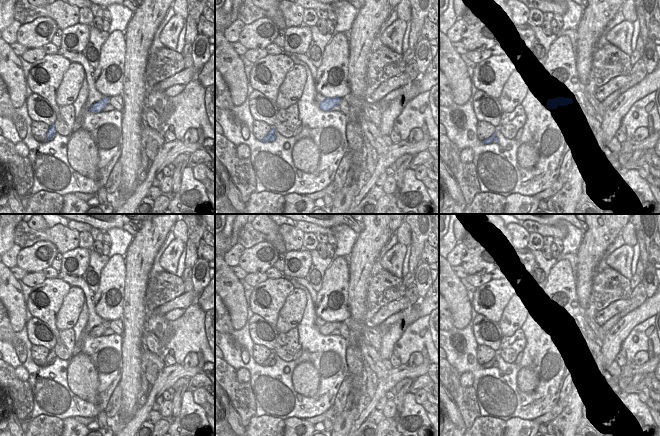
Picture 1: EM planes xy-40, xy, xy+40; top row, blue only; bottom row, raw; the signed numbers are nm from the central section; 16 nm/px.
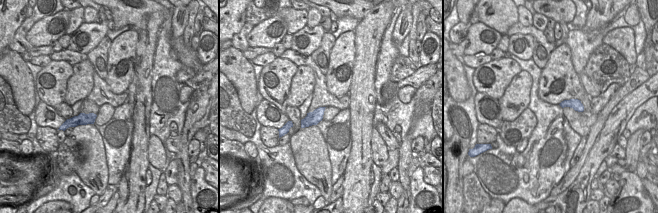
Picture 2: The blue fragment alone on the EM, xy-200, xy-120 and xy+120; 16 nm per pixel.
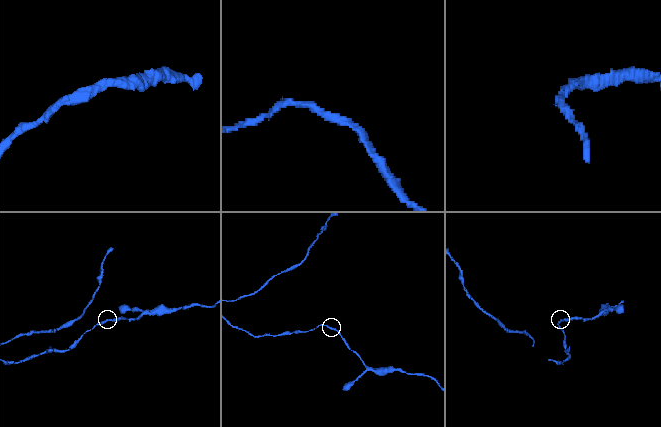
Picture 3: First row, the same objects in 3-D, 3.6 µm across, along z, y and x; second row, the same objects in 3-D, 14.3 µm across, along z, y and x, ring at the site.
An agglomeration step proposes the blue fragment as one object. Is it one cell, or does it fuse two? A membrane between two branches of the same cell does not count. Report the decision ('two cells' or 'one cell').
one cell

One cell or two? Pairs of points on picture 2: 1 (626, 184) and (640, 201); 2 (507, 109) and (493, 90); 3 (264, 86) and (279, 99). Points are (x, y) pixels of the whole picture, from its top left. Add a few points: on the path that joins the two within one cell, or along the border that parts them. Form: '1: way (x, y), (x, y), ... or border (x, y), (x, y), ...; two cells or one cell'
1: way (630, 188), (636, 197); one cell
2: border (512, 79), (498, 99); two cells
3: way (268, 88), (275, 95); one cell

